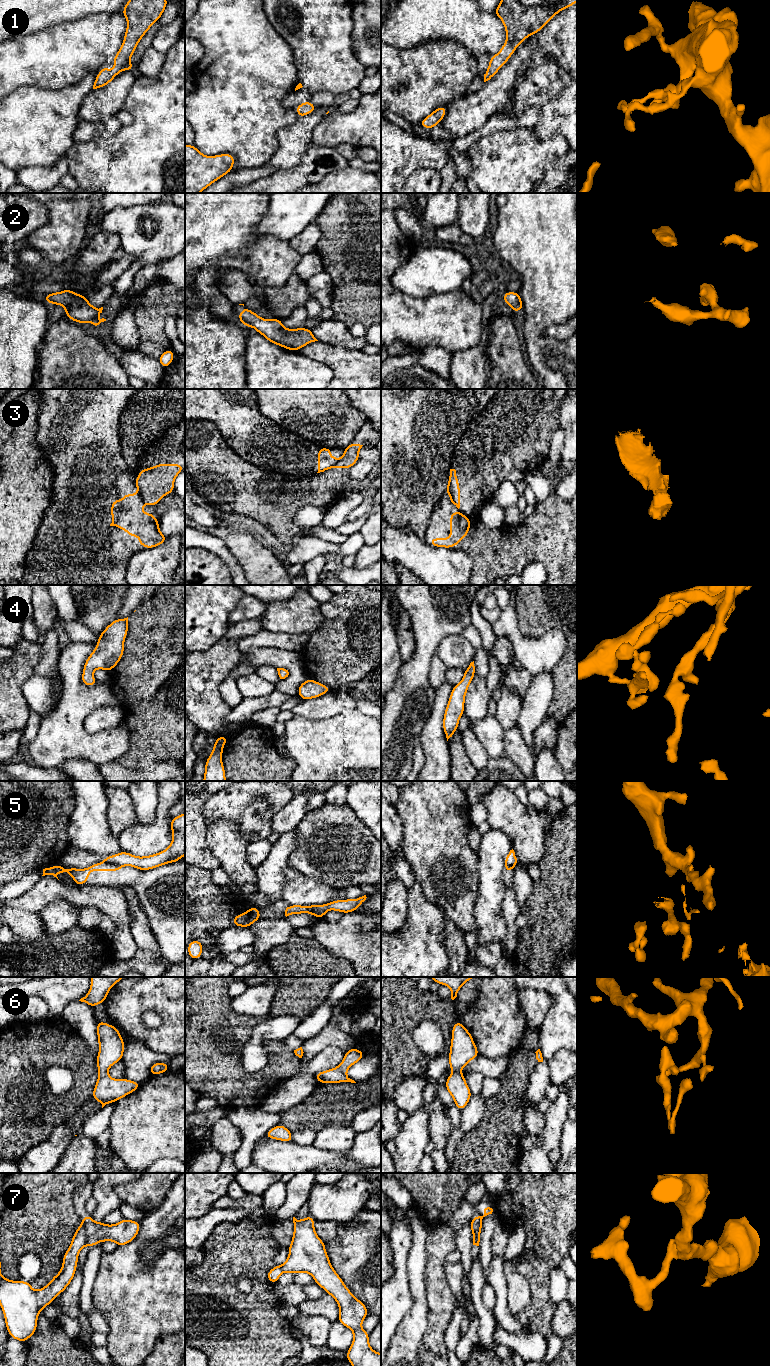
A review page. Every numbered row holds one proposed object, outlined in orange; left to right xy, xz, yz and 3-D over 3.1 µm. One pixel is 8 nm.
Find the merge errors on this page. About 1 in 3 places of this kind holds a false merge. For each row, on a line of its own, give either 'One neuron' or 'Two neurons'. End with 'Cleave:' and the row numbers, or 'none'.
1: One neuron
2: One neuron
3: Two neurons
4: One neuron
5: Two neurons
6: One neuron
7: Two neurons
Cleave: 3, 5, 7

